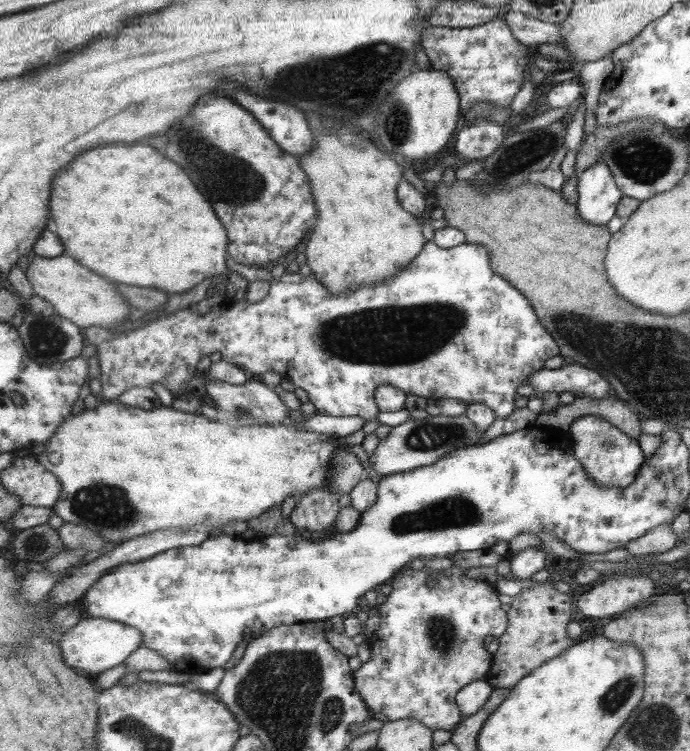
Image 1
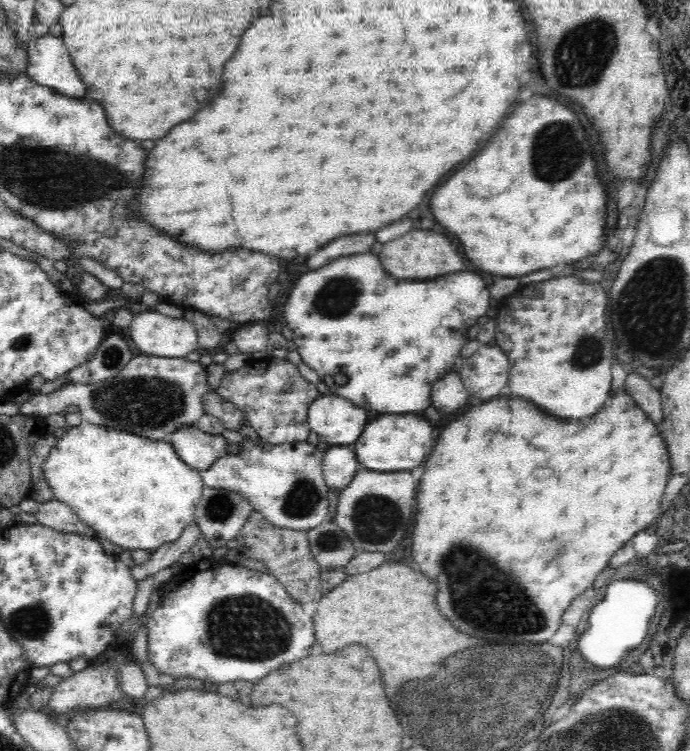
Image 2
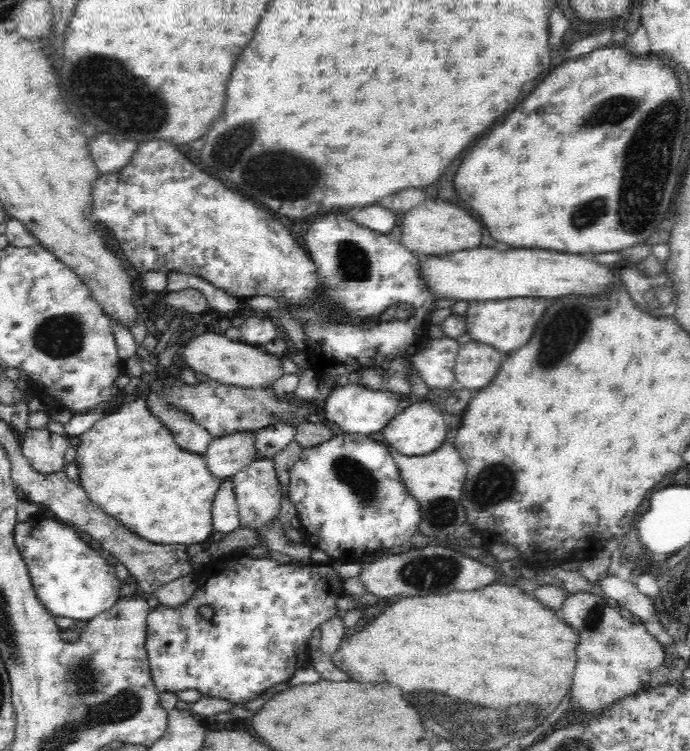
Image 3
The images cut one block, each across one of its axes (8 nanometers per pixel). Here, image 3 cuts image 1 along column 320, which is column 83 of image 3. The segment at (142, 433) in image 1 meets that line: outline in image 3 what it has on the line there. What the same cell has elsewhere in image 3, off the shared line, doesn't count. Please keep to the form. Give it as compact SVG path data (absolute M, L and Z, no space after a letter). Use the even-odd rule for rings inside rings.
M143 398L119 405L79 436L75 461L81 485L92 502L138 537L154 545L200 545L212 538L214 532L211 508L219 479L208 470L205 455L190 453L178 446L170 429L146 408Z

